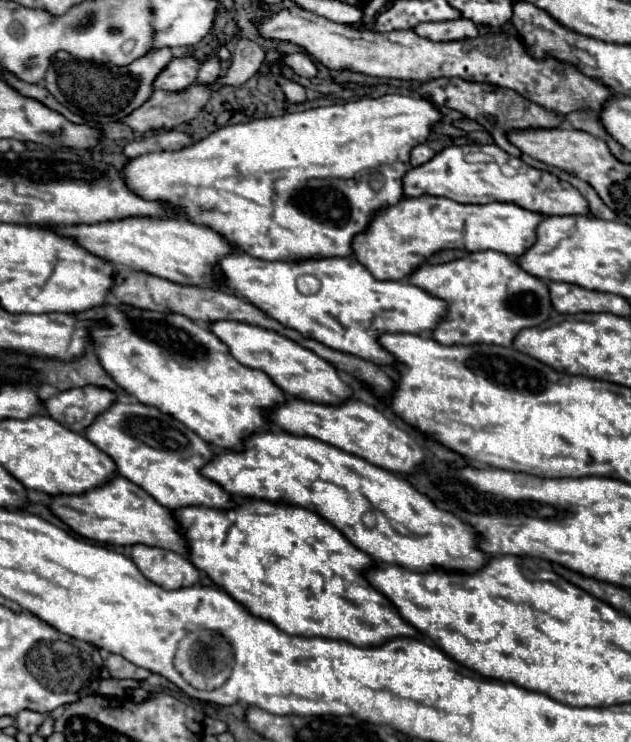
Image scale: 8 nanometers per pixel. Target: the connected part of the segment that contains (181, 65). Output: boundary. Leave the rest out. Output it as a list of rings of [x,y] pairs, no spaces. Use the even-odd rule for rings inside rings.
[[[190,56],[190,58],[174,58],[164,68],[164,72],[160,72],[160,76],[156,76],[152,86],[160,88],[160,90],[170,90],[170,92],[186,90],[196,80],[198,68],[200,68],[200,62],[194,56]]]

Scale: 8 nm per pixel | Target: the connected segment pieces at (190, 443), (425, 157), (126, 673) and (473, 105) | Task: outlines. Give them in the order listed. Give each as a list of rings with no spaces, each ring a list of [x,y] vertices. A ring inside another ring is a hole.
[[[114,402],[104,414],[100,414],[94,420],[92,426],[86,428],[86,438],[116,462],[120,476],[138,484],[154,500],[158,500],[162,506],[166,506],[170,510],[186,508],[188,504],[200,504],[206,508],[234,508],[236,506],[234,498],[220,484],[216,484],[200,474],[204,464],[208,464],[216,456],[214,450],[210,448],[210,444],[206,442],[206,448],[204,448],[204,440],[200,440],[200,436],[196,436],[196,432],[192,432],[190,428],[184,428],[184,424],[180,424],[180,420],[160,412],[158,408],[152,408],[146,404]]]
[[[420,144],[410,152],[410,162],[412,162],[412,166],[420,166],[420,164],[428,162],[432,156],[434,156],[434,150],[428,144]]]
[[[110,654],[108,658],[106,658],[106,668],[110,670],[110,674],[112,674],[112,678],[118,678],[118,680],[122,680],[122,678],[134,678],[134,680],[144,680],[150,672],[148,670],[144,670],[144,668],[138,668],[138,666],[134,666],[132,662],[128,662],[124,656],[118,656],[118,654]]]
[[[438,78],[438,80],[422,84],[416,92],[420,96],[430,94],[430,100],[436,102],[438,106],[454,108],[454,110],[462,112],[464,116],[480,122],[494,136],[494,142],[502,150],[506,150],[508,154],[512,154],[516,158],[520,158],[522,152],[506,138],[508,132],[528,130],[528,128],[546,128],[548,130],[548,128],[558,128],[564,122],[564,118],[558,112],[552,112],[552,110],[546,110],[538,104],[532,104],[530,100],[520,96],[518,92],[514,92],[510,88],[500,88],[500,86],[494,86],[494,84],[468,82],[468,80],[462,80],[462,78]]]

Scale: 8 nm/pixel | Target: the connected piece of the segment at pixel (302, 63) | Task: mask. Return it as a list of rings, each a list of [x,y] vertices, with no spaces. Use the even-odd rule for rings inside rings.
[[[296,52],[289,55],[281,55],[282,63],[294,70],[296,74],[304,76],[304,78],[314,78],[318,74],[316,62],[312,60],[312,56],[308,56],[306,52]]]

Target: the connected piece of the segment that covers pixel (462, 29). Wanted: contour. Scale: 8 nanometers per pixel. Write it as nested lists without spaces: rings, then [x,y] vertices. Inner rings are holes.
[[[458,18],[458,20],[448,20],[448,22],[426,22],[418,24],[414,28],[416,34],[430,38],[434,42],[440,40],[462,40],[462,38],[476,38],[478,36],[478,26],[472,24],[468,18]]]

